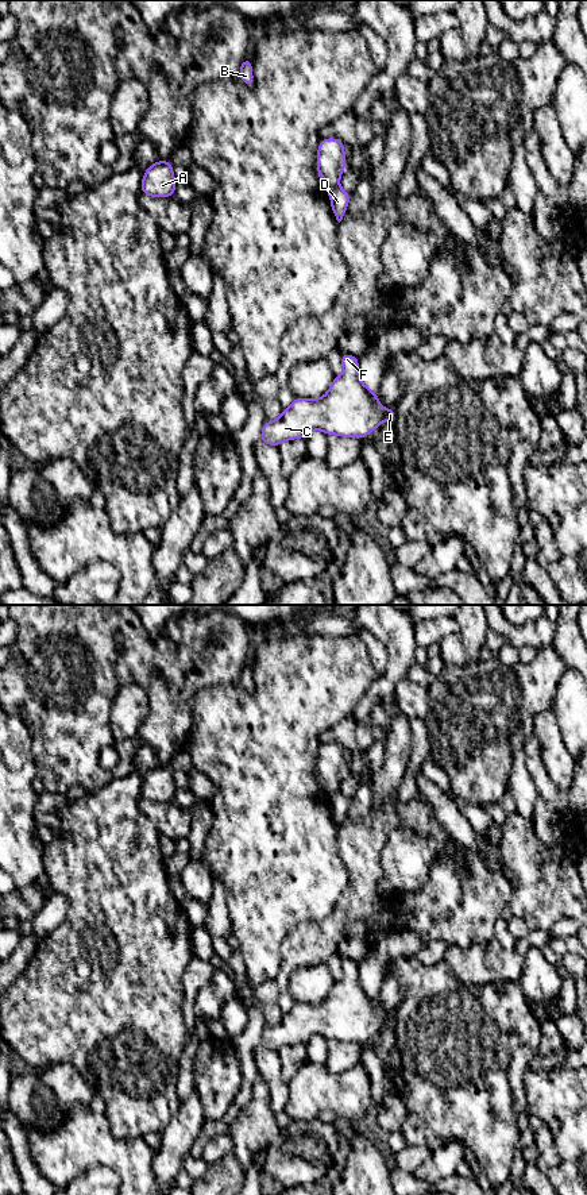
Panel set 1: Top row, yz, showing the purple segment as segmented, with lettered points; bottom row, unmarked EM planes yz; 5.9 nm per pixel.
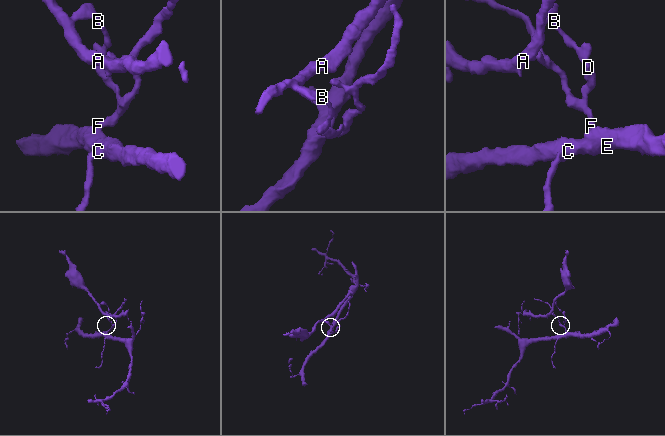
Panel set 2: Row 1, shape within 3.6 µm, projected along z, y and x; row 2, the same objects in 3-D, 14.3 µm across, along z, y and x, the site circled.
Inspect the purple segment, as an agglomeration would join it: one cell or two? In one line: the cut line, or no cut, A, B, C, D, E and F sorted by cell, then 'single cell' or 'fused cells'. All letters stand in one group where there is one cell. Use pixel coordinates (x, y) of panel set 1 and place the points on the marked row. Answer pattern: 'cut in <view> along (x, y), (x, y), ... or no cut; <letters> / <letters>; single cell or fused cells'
cut in yz along (338, 185), (328, 191); A B / C D E F; fused cells

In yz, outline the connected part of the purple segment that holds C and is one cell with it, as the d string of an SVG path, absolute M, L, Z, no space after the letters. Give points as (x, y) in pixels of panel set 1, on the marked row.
M341 352L343 374L335 377L321 398L296 397L277 420L262 425L259 440L278 447L282 442L320 429L325 435L364 439L385 420L394 423L397 409L385 409L378 393L359 378L359 358Z

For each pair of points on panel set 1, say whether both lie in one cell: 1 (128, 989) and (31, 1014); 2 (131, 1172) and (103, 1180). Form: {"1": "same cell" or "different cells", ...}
{"1": "same cell", "2": "different cells"}

